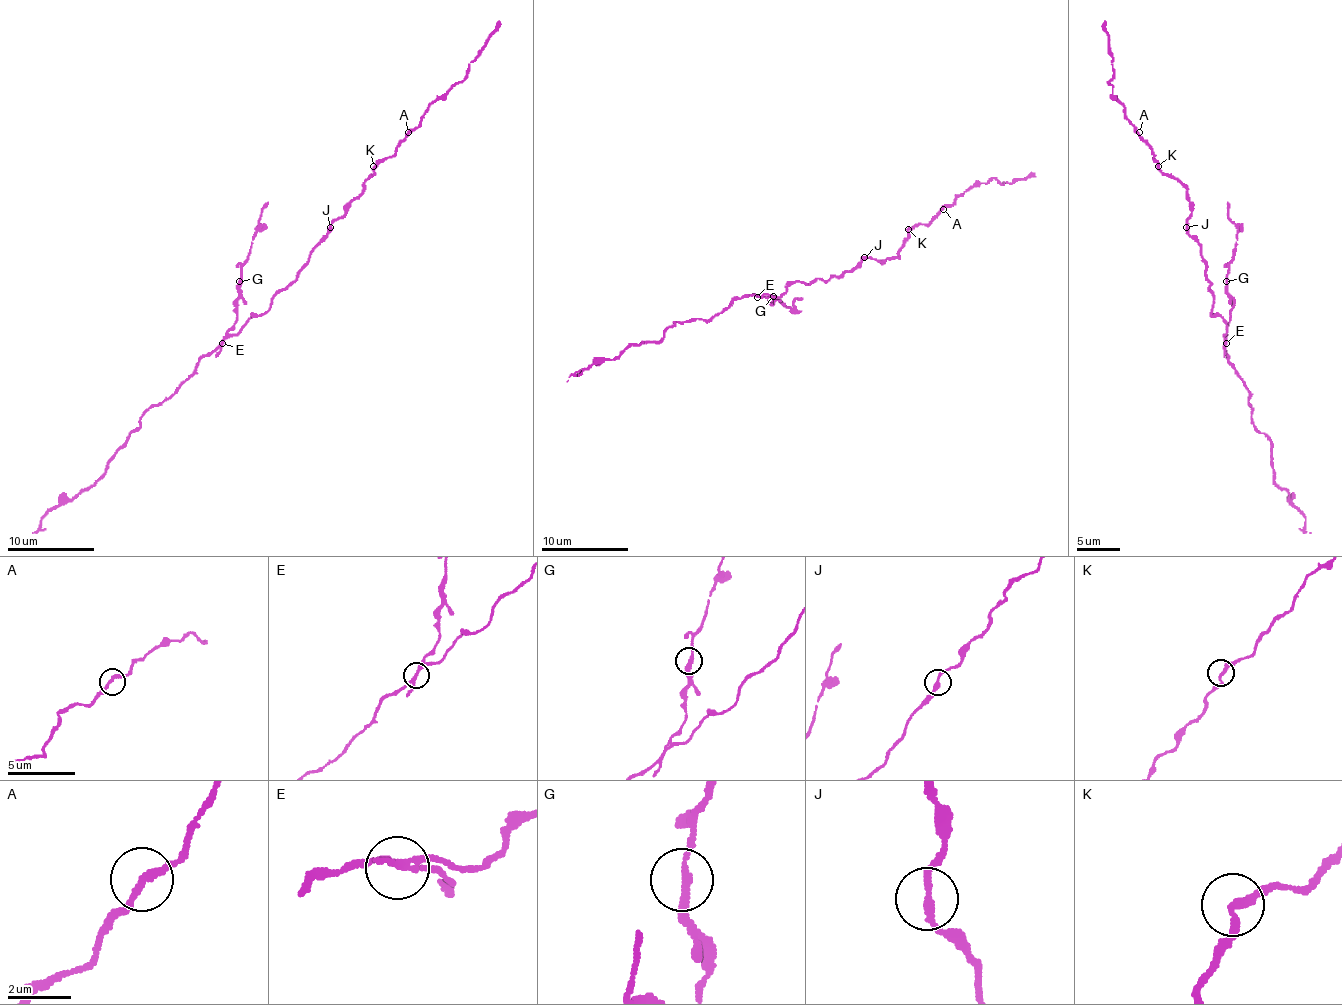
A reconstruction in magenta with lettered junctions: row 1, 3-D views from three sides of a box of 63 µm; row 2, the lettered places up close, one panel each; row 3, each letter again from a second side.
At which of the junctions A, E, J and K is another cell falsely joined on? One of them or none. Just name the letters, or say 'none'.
E

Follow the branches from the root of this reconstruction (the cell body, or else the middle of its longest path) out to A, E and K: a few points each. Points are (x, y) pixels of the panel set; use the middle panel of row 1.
A: (817, 279), (849, 272), (864, 257), (880, 261), (897, 257), (908, 231), (927, 224), (943, 209)
E: (817, 279), (810, 283), (793, 281), (780, 296), (756, 296)
K: (817, 279), (825, 281), (830, 277), (849, 272), (864, 257), (880, 261), (897, 257), (908, 229)

